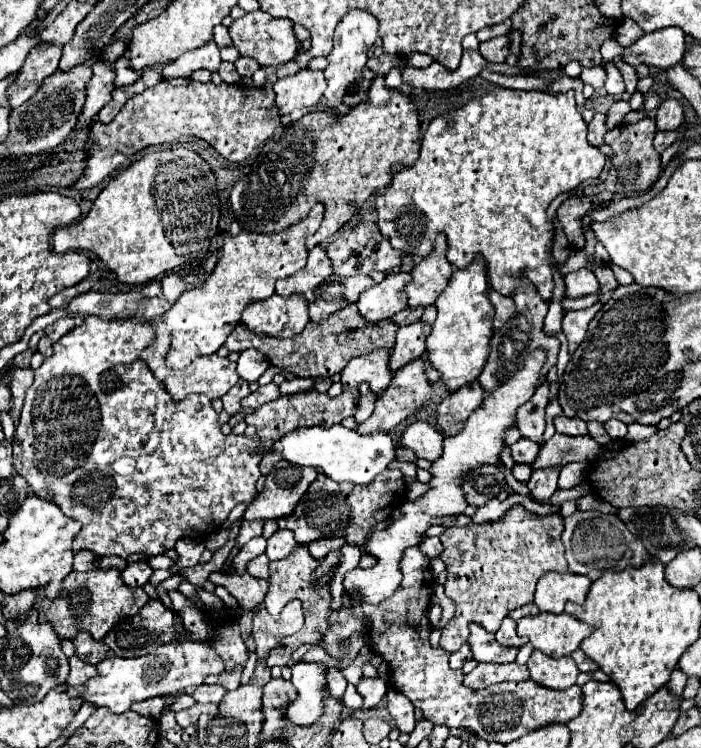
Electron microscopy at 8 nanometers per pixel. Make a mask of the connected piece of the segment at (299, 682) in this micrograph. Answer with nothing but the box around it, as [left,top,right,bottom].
[287,662,327,726]

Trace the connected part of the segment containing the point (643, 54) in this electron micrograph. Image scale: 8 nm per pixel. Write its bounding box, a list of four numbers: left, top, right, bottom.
[623,26,685,70]

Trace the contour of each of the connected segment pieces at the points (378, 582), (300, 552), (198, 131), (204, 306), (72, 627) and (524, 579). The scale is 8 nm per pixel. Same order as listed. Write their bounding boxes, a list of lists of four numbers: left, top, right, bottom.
[[343,352,545,604],[265,544,333,666],[75,78,279,188],[163,204,325,368],[41,568,149,640],[439,504,567,652]]

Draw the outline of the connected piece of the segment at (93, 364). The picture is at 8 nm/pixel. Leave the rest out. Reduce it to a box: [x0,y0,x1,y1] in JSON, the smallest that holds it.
[13,316,263,558]

